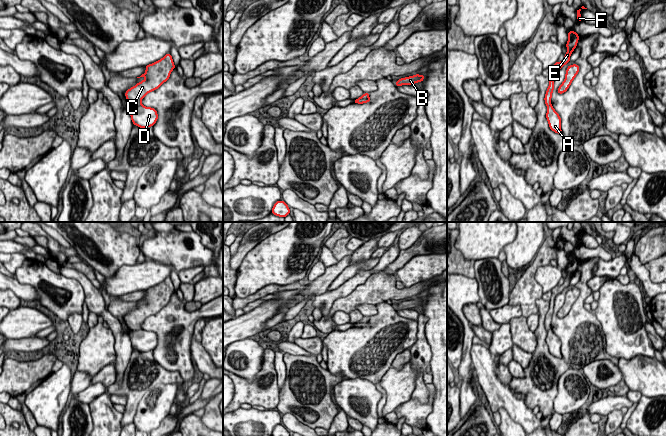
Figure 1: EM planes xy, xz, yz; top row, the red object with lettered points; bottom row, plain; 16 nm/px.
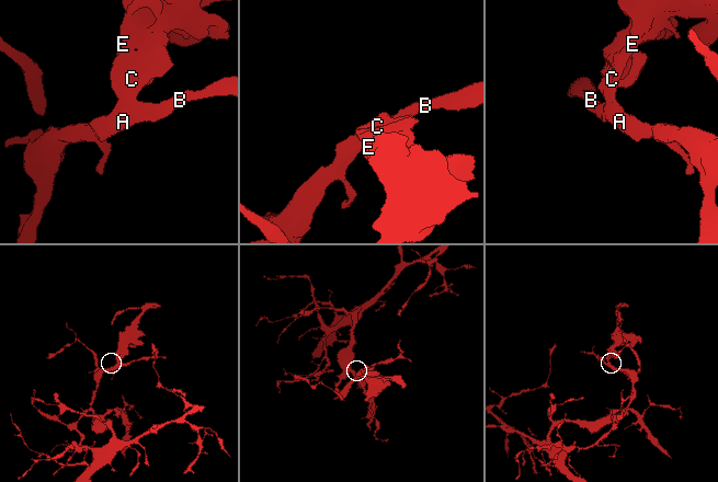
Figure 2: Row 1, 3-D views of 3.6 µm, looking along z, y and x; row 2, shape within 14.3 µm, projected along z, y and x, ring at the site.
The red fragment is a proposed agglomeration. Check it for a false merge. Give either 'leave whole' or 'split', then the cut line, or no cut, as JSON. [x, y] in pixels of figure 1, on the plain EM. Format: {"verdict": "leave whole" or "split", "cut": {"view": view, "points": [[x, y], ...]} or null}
{"verdict": "split", "cut": {"view": "xy", "points": [[142, 329], [131, 330]]}}

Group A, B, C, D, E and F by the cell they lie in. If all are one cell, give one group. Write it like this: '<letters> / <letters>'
A B D / C E F

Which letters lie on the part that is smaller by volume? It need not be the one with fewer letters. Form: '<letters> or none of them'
C, E, F

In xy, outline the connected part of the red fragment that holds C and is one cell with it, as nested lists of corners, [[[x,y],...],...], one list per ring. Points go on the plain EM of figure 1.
[[[169,276],[160,284],[144,291],[146,295],[140,301],[145,301],[146,303],[138,306],[125,316],[126,324],[131,330],[142,330],[141,324],[148,317],[157,314],[165,307],[176,290]]]

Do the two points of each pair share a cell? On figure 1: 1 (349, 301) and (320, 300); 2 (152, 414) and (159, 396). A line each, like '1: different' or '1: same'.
1: different
2: same

